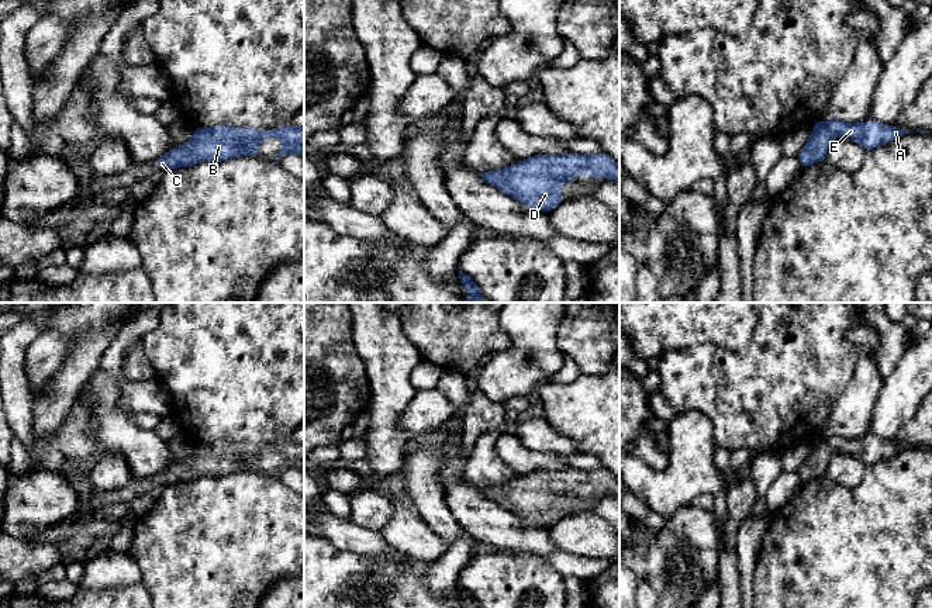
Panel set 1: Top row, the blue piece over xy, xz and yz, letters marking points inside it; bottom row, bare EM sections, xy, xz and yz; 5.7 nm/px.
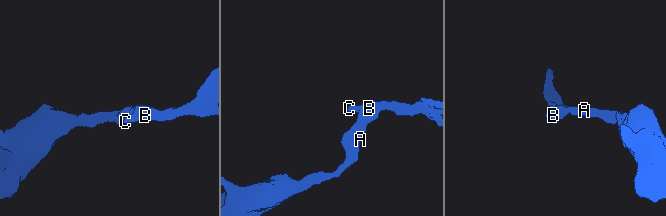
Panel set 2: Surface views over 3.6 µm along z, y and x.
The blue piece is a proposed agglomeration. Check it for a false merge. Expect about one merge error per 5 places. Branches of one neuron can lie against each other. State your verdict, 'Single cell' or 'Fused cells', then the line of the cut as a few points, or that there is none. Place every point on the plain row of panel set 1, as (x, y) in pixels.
Single cell. No split

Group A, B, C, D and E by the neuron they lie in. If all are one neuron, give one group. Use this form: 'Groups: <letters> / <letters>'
Groups: A B C D E

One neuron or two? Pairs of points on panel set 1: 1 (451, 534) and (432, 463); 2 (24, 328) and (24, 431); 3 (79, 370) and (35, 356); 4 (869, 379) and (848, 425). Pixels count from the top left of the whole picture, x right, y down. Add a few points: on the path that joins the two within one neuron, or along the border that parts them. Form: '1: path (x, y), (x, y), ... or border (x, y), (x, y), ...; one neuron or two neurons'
1: path (438, 517), (432, 508), (432, 480); one neuron
2: path (14, 353), (17, 406); one neuron
3: border (55, 331), (69, 341), (69, 352), (40, 389); two neurons
4: path (863, 390), (852, 414); one neuron

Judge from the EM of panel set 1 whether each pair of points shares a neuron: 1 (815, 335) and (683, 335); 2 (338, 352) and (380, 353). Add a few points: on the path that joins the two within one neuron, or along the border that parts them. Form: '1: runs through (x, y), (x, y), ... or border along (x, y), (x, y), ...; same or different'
1: border along (760, 317), (753, 338), (744, 348), (721, 348); different
2: border along (351, 320), (354, 346), (369, 383); different

